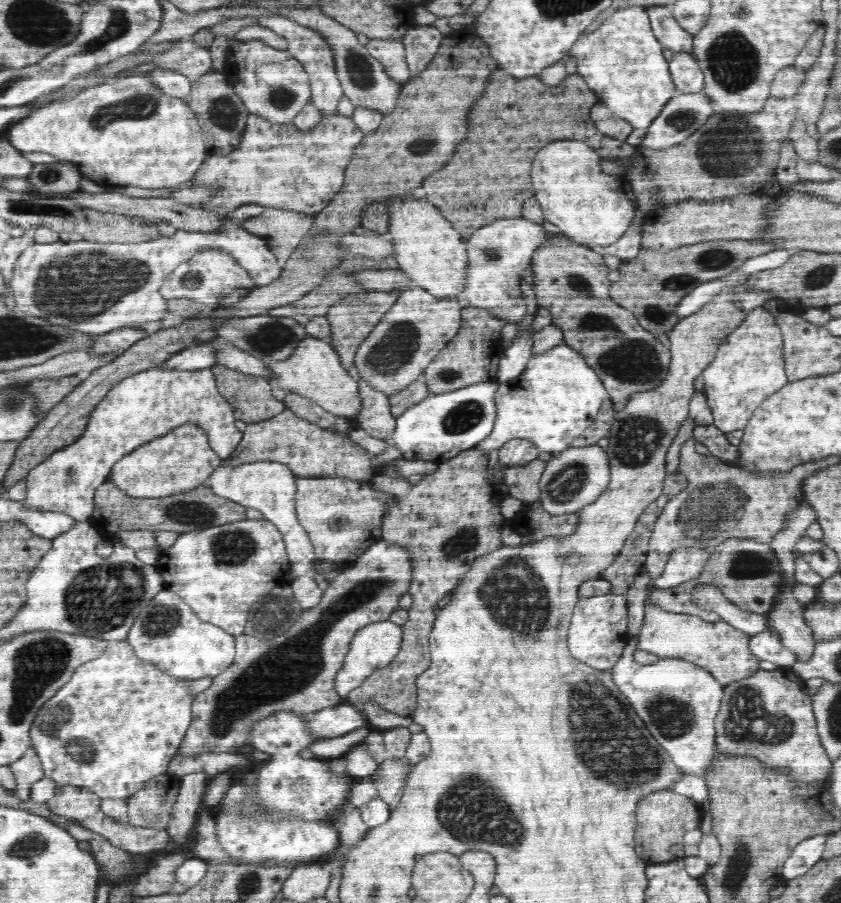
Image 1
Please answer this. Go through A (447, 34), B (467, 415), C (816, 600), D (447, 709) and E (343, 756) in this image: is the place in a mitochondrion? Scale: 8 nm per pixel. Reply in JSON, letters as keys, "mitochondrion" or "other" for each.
{"A":"other","B":"mitochondrion","C":"other","D":"other","E":"other"}

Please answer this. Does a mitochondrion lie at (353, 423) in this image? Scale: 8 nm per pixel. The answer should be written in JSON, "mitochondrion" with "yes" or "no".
{"mitochondrion":"no"}

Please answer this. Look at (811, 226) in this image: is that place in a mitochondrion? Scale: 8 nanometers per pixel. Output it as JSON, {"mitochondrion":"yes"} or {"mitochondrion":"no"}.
{"mitochondrion":"no"}

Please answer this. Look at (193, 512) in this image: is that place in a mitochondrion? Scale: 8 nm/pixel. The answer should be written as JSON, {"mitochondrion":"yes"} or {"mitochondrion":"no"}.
{"mitochondrion":"yes"}

